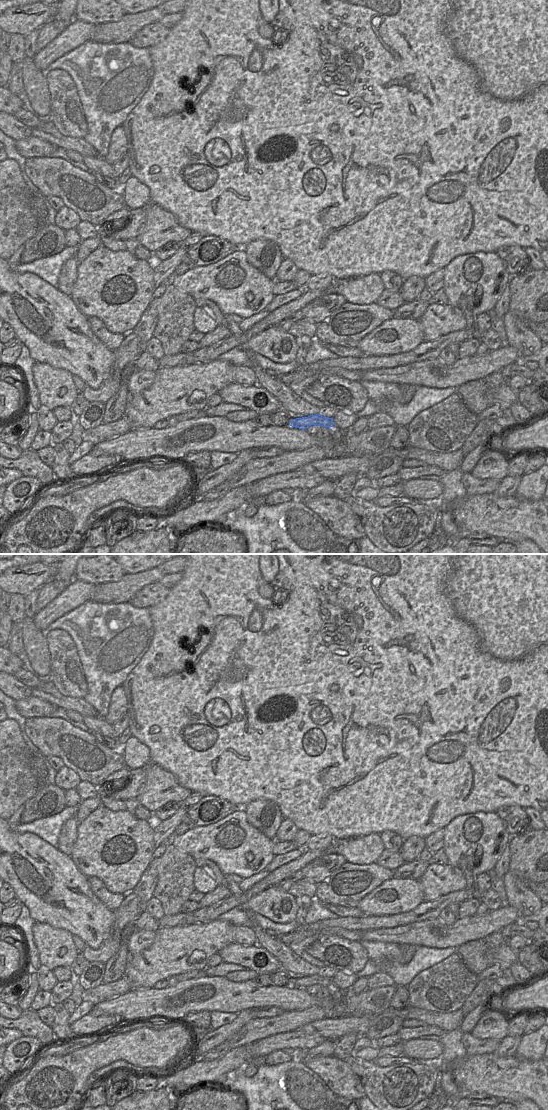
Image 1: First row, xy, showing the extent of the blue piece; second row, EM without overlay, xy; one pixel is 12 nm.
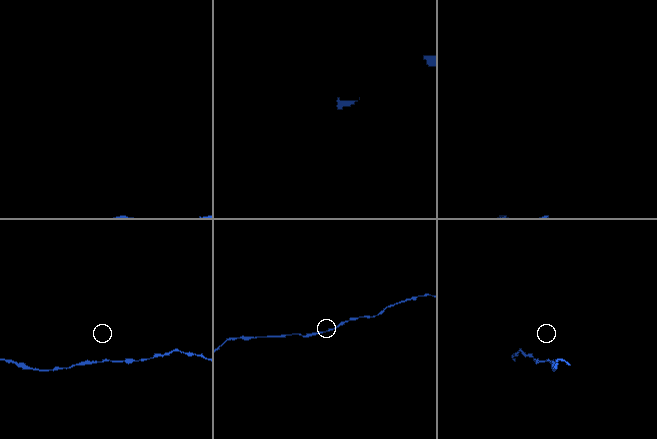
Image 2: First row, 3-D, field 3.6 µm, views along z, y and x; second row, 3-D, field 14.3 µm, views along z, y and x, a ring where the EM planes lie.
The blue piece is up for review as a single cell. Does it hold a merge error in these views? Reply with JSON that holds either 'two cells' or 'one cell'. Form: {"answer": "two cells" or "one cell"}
{"answer": "one cell"}

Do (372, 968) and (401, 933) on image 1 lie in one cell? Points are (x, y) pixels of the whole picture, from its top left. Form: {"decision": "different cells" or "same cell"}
{"decision": "different cells"}

